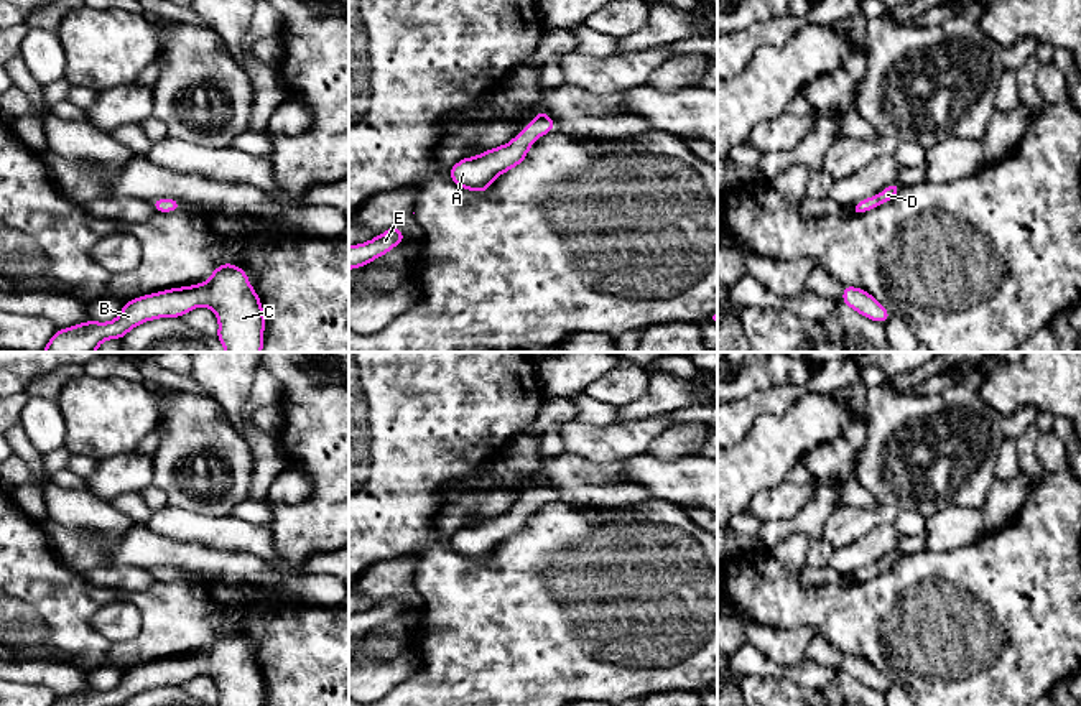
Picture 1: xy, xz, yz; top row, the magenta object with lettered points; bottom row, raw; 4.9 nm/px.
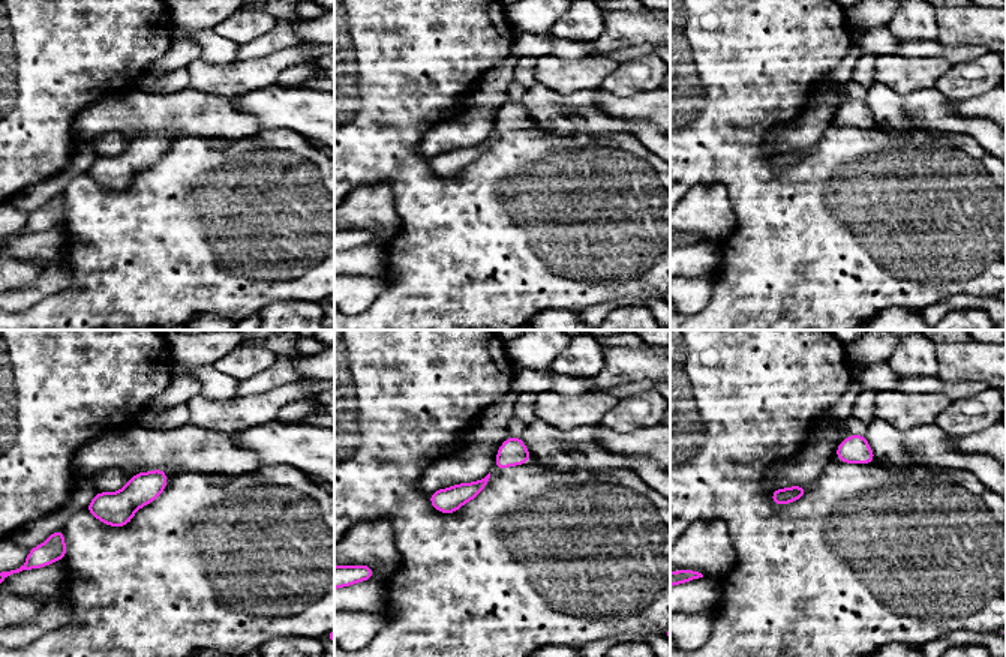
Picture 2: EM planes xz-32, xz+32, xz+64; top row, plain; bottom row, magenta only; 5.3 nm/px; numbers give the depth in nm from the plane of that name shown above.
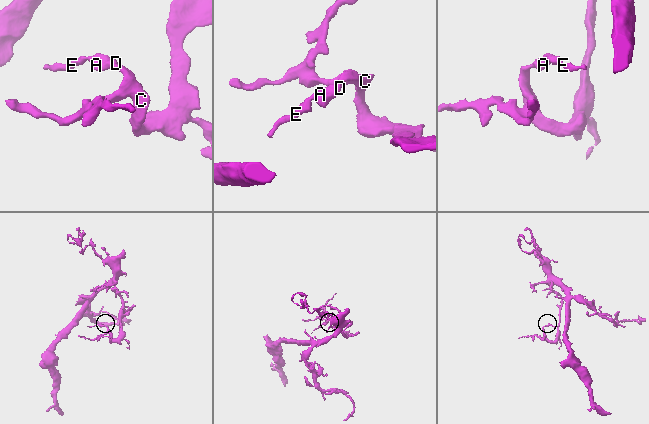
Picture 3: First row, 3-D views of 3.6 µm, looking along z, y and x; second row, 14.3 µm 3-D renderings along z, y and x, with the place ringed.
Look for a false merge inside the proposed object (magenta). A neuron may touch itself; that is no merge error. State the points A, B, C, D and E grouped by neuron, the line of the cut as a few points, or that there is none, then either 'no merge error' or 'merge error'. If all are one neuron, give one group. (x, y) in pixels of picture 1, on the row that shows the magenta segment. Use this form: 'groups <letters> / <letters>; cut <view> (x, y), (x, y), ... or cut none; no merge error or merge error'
groups A B C D E; cut none; no merge error

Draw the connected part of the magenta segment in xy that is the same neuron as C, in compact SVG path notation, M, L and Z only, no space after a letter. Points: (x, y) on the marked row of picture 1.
M222 263L201 285L173 288L123 303L112 323L87 321L56 331L43 352L95 352L105 339L122 339L135 326L158 318L179 318L207 306L219 319L217 339L225 352L262 352L263 308L247 273Z

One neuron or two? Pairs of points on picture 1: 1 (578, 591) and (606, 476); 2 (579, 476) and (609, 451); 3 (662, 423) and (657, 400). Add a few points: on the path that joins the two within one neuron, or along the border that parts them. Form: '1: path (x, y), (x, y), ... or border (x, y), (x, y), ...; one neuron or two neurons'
1: border (576, 507), (583, 509); two neurons
2: border (563, 453), (573, 453), (598, 463), (624, 461); two neurons
3: border (665, 412), (655, 417), (622, 422); two neurons

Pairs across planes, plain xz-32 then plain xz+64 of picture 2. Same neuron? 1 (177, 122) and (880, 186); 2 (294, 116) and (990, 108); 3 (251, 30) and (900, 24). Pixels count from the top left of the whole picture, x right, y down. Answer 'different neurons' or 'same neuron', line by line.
1: different neurons
2: same neuron
3: same neuron

